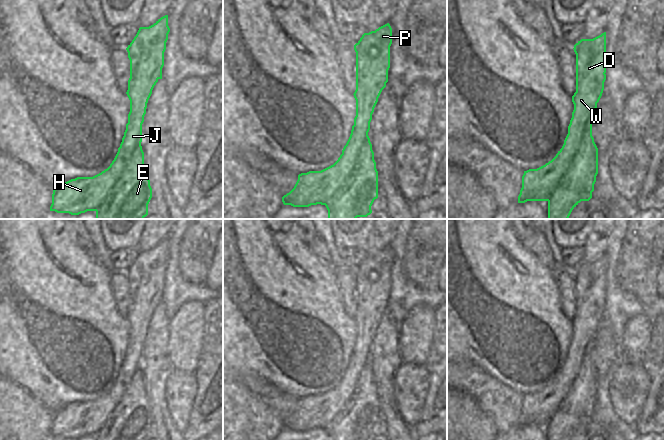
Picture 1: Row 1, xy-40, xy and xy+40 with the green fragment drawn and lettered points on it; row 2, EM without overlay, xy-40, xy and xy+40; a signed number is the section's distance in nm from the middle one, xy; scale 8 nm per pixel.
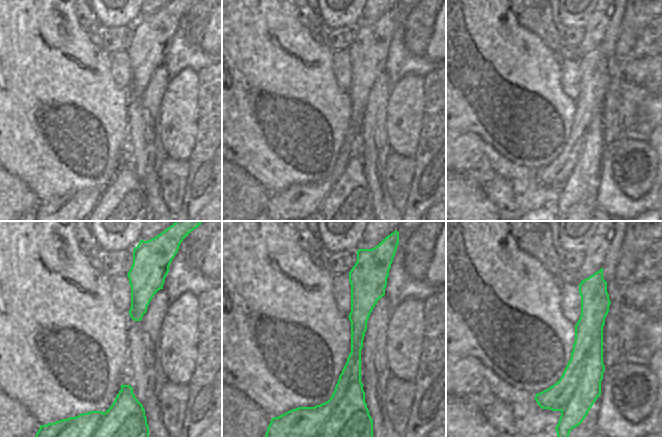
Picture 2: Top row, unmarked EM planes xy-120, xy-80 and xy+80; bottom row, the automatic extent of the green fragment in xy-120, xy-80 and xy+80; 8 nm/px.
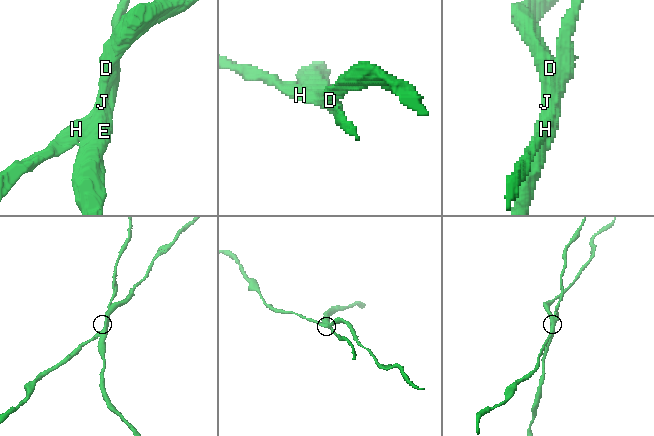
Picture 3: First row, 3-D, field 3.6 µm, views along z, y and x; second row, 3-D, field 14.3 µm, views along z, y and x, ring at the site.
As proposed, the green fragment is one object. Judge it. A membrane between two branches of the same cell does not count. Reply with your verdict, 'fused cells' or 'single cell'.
fused cells

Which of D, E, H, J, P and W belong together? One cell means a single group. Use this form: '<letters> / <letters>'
D H P W / E J

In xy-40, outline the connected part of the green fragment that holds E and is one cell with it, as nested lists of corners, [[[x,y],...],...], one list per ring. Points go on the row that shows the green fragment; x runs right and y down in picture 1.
[[[151,75],[144,82],[144,102],[135,127],[126,124],[120,147],[124,148],[126,168],[104,202],[96,211],[96,219],[144,219],[148,215],[148,204],[152,188],[144,164],[142,150],[142,124],[148,100],[158,82],[158,75]]]

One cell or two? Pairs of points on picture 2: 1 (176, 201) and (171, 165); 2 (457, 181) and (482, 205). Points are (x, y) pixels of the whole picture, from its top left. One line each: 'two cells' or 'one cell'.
1: one cell
2: one cell

